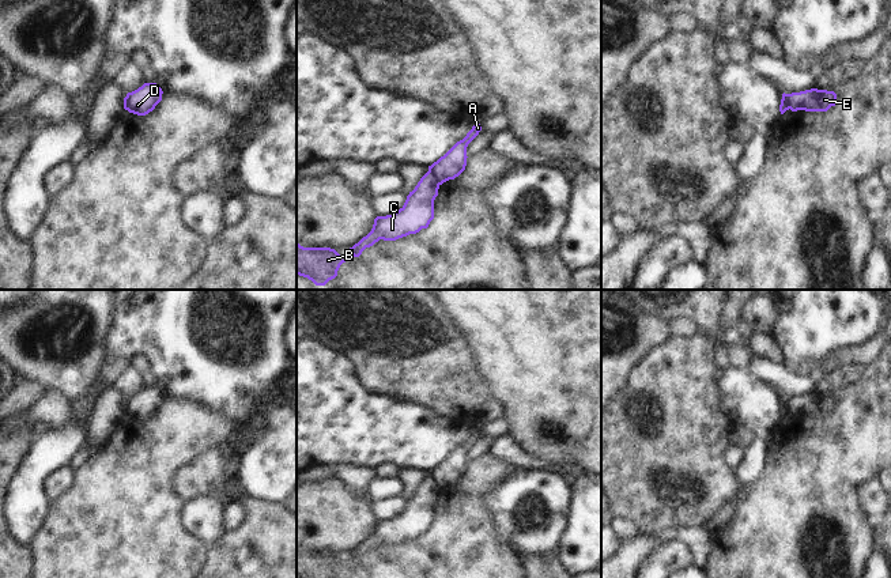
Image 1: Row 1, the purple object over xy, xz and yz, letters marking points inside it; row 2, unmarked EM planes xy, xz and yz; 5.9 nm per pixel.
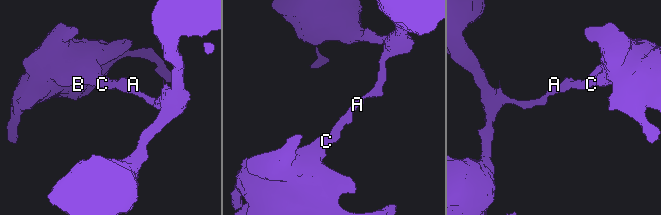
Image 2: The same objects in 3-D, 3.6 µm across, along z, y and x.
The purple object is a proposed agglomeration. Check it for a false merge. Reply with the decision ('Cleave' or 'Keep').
Cleave.

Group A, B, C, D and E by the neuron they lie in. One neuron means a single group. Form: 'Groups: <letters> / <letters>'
Groups: A D / B C E.

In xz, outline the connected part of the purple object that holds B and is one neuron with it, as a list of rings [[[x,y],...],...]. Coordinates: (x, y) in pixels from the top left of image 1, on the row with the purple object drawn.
[[[428,170],[409,192],[404,205],[386,216],[377,216],[371,231],[340,256],[331,248],[303,248],[297,243],[297,275],[307,277],[316,286],[325,286],[337,276],[337,271],[350,256],[359,257],[366,248],[380,239],[396,241],[427,228],[434,219],[434,200],[439,184]]]

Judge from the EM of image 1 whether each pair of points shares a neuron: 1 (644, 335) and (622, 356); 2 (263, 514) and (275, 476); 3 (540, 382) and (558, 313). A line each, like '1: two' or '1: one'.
1: one
2: two
3: one

